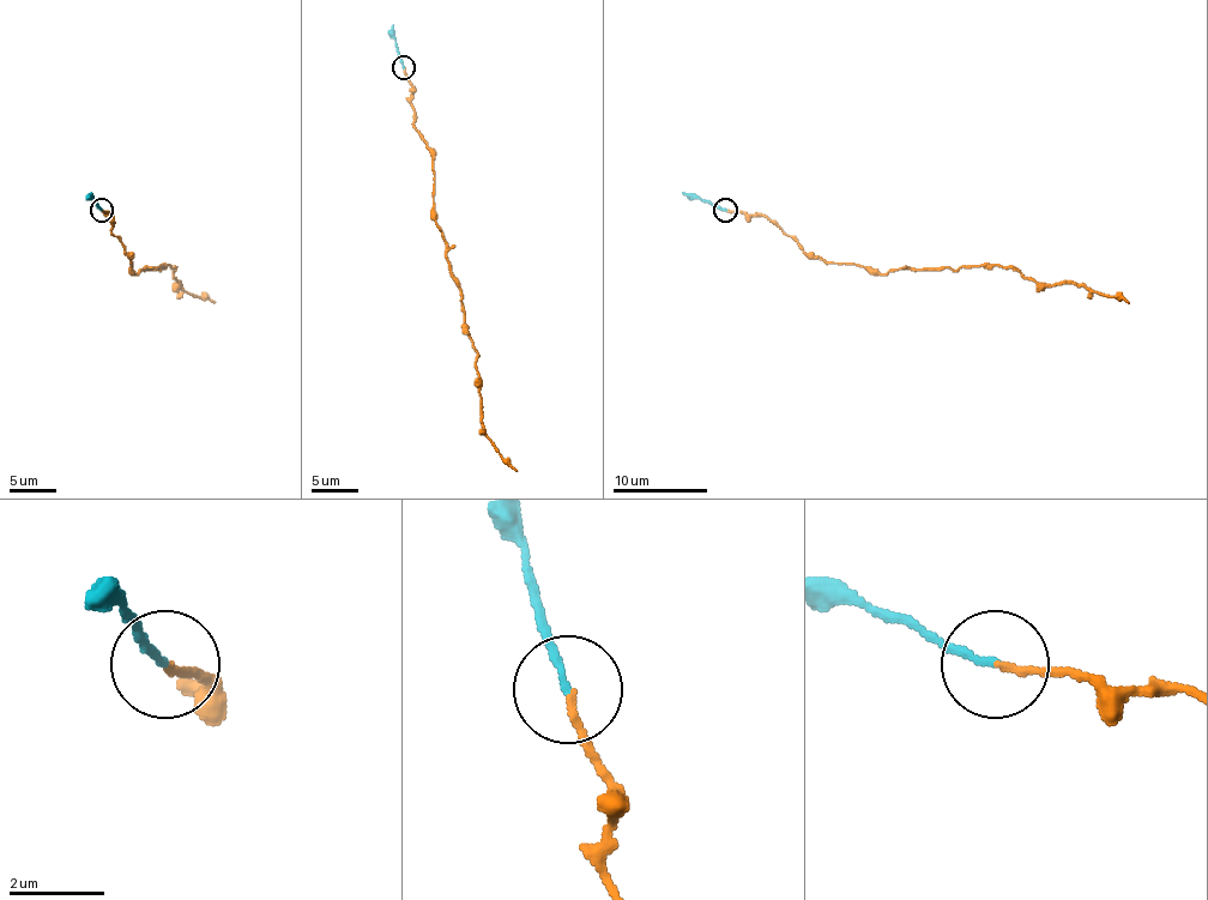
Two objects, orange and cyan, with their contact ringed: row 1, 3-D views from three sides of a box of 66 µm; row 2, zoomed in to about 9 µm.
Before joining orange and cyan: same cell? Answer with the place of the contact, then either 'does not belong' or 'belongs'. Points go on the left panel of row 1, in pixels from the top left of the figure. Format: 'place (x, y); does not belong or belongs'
place (102, 210); does not belong

